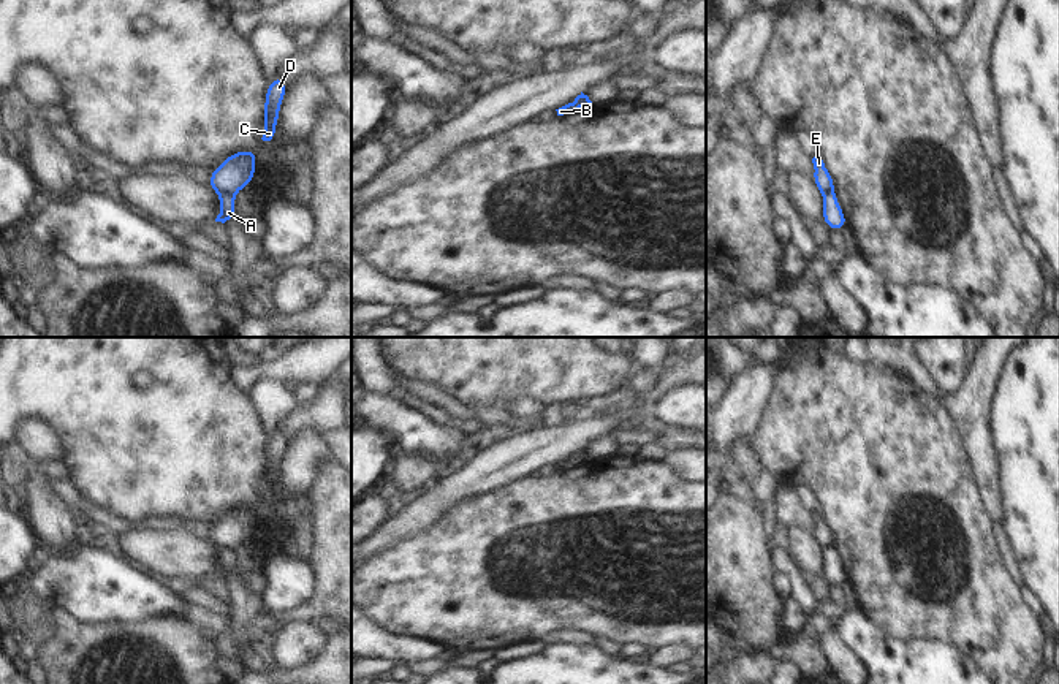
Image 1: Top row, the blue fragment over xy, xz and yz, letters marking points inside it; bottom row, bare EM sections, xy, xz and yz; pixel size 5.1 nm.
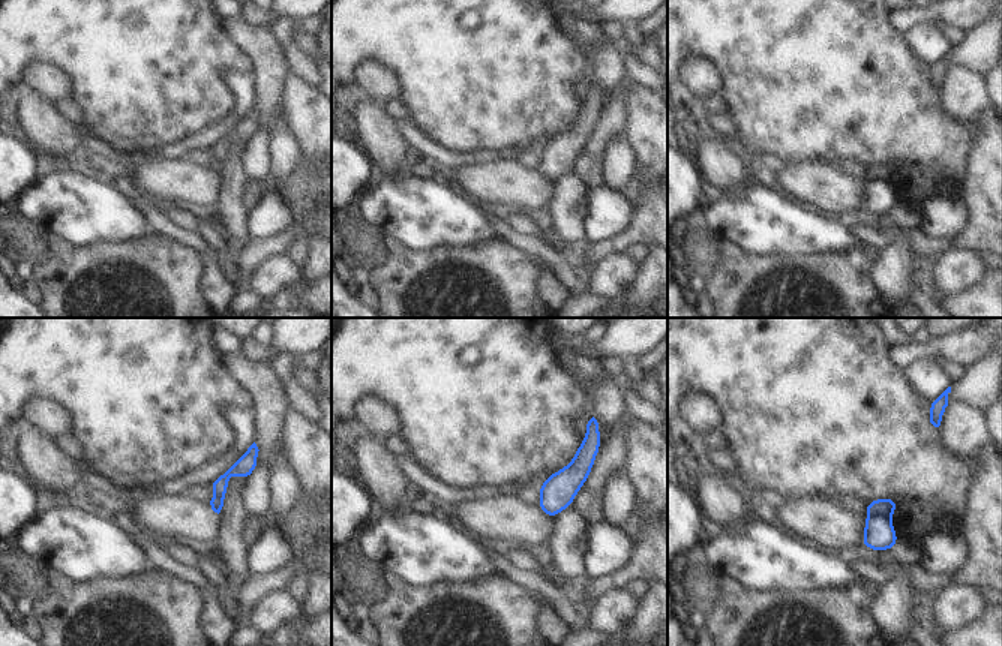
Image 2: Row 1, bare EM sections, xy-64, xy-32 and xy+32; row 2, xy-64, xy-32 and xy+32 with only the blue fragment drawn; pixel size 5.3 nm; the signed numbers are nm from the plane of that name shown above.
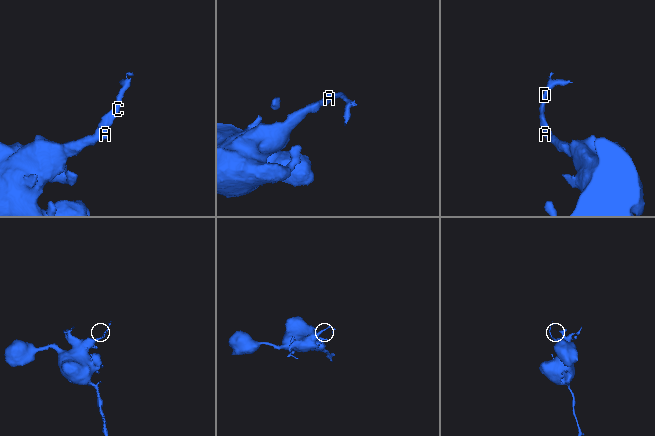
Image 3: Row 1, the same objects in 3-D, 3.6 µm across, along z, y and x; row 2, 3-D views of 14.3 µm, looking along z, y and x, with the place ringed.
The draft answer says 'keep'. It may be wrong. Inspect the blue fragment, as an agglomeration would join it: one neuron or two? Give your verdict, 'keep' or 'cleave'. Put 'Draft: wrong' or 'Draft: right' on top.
Draft: wrong
cleave

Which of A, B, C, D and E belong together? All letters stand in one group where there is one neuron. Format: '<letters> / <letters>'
A B / C D E

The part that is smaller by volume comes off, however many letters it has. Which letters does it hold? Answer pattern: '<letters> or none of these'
C, D, E

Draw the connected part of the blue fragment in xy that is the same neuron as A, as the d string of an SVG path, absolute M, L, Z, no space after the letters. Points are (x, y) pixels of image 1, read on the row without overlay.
M218 548L218 553L220 553L220 568L217 570L215 576L225 578L234 570L236 556L234 551L230 551L226 548Z

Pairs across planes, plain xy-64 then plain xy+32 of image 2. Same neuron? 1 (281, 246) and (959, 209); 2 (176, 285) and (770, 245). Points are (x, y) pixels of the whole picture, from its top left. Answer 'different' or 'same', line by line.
1: different
2: different

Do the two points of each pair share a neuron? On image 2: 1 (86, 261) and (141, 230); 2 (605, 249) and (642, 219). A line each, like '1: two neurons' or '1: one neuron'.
1: two neurons
2: one neuron

